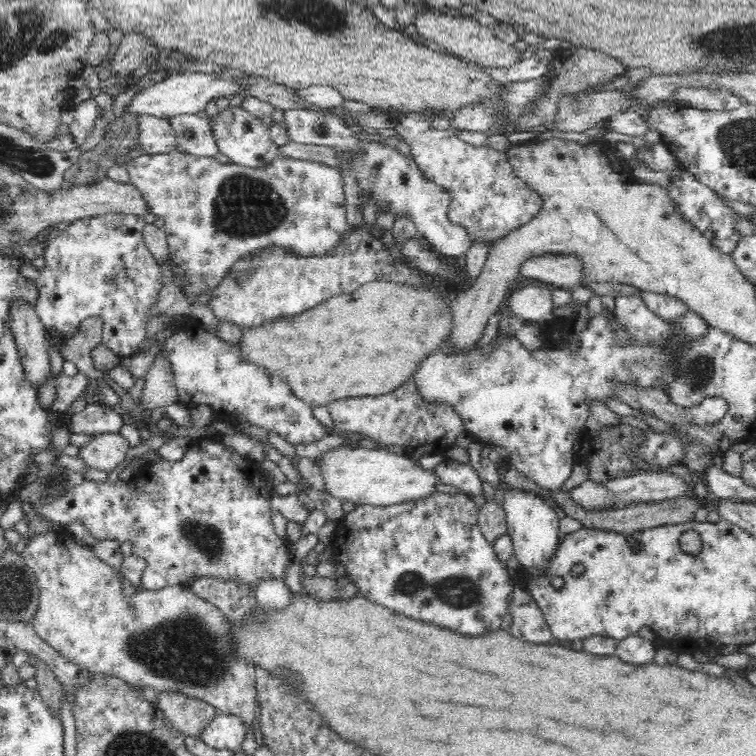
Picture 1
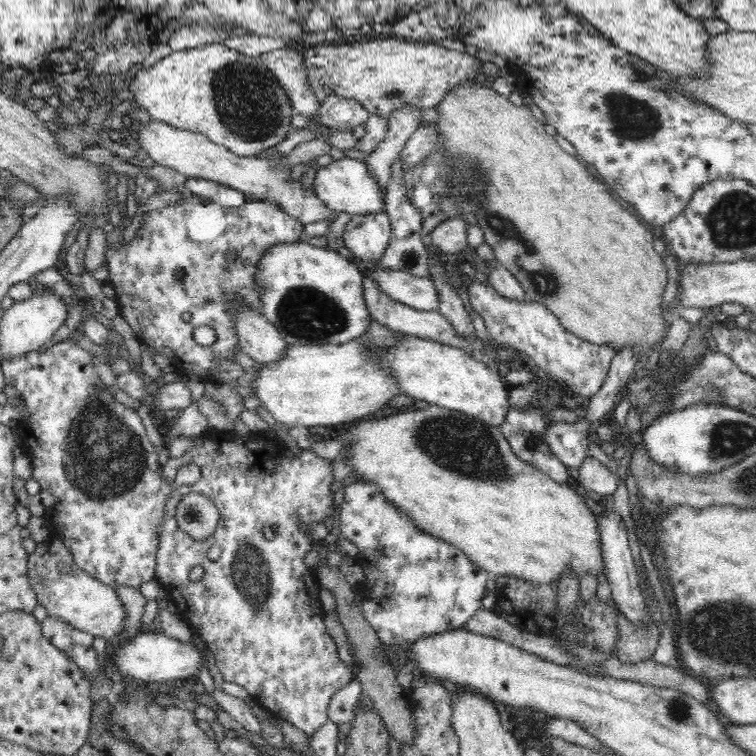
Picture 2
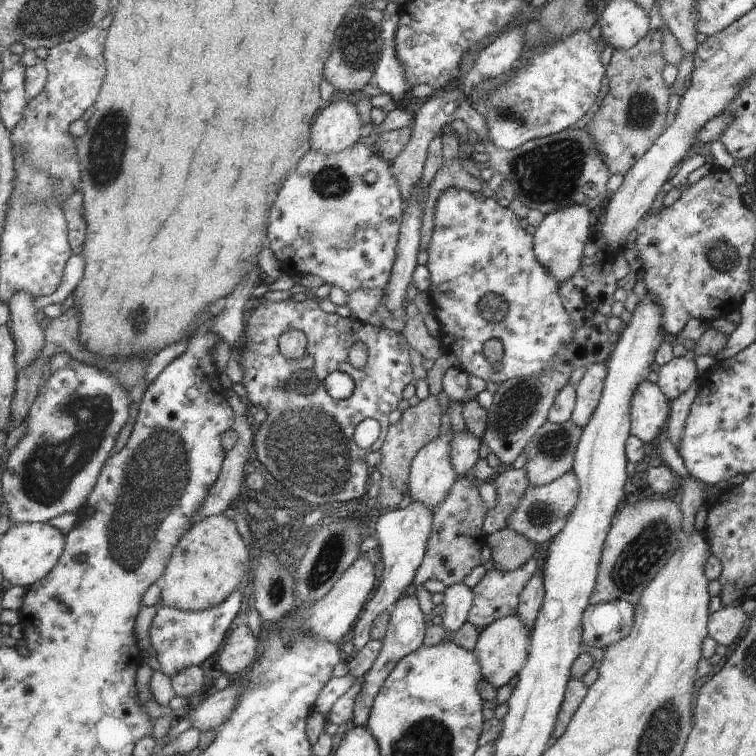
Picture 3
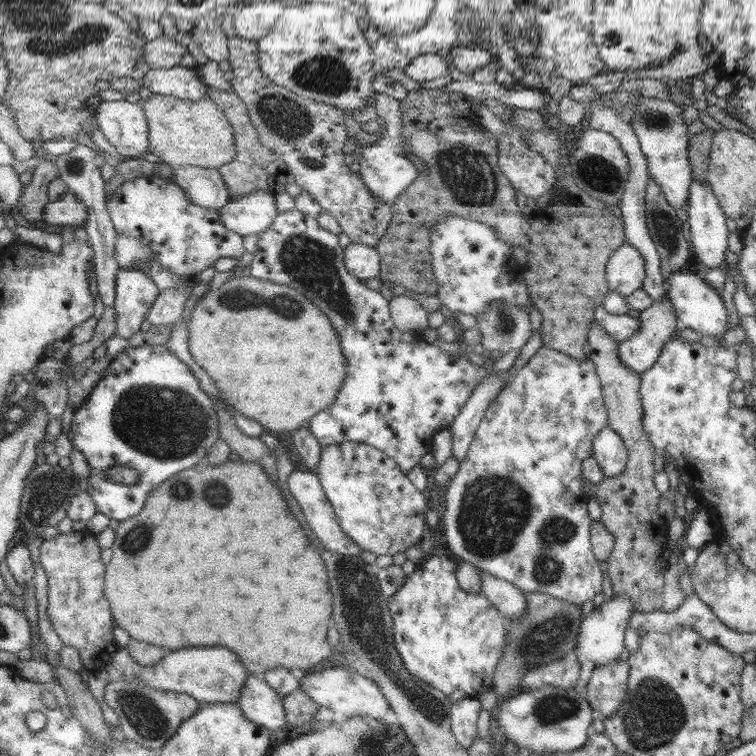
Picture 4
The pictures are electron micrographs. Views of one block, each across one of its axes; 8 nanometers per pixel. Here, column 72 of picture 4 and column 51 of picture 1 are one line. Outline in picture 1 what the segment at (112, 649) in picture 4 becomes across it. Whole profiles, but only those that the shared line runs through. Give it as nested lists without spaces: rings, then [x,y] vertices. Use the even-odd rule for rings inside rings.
[[[54,530],[40,533],[30,538],[21,555],[24,561],[26,561],[26,565],[34,571],[38,579],[38,585],[40,585],[40,604],[38,606],[38,612],[36,612],[36,616],[32,620],[32,626],[42,640],[50,644],[50,646],[57,652],[60,652],[66,659],[86,665],[94,675],[116,678],[131,684],[136,689],[142,689],[146,686],[146,688],[154,688],[156,692],[172,691],[182,693],[186,696],[202,699],[220,709],[222,713],[232,713],[233,715],[243,717],[248,725],[248,736],[240,751],[253,754],[258,748],[252,733],[252,720],[254,720],[256,706],[258,706],[258,701],[256,701],[256,696],[258,696],[258,692],[256,692],[256,676],[250,670],[248,660],[244,660],[244,658],[238,656],[238,652],[236,652],[236,640],[234,640],[236,636],[232,632],[234,626],[228,622],[228,619],[220,612],[220,608],[216,604],[208,602],[206,598],[200,598],[196,592],[193,592],[188,587],[166,587],[155,591],[146,589],[138,591],[136,589],[131,595],[128,595],[124,592],[124,576],[121,571],[102,562],[92,547],[76,546],[76,544],[70,544],[70,546],[68,544],[60,544],[60,546],[56,546],[56,542],[54,542]]]

